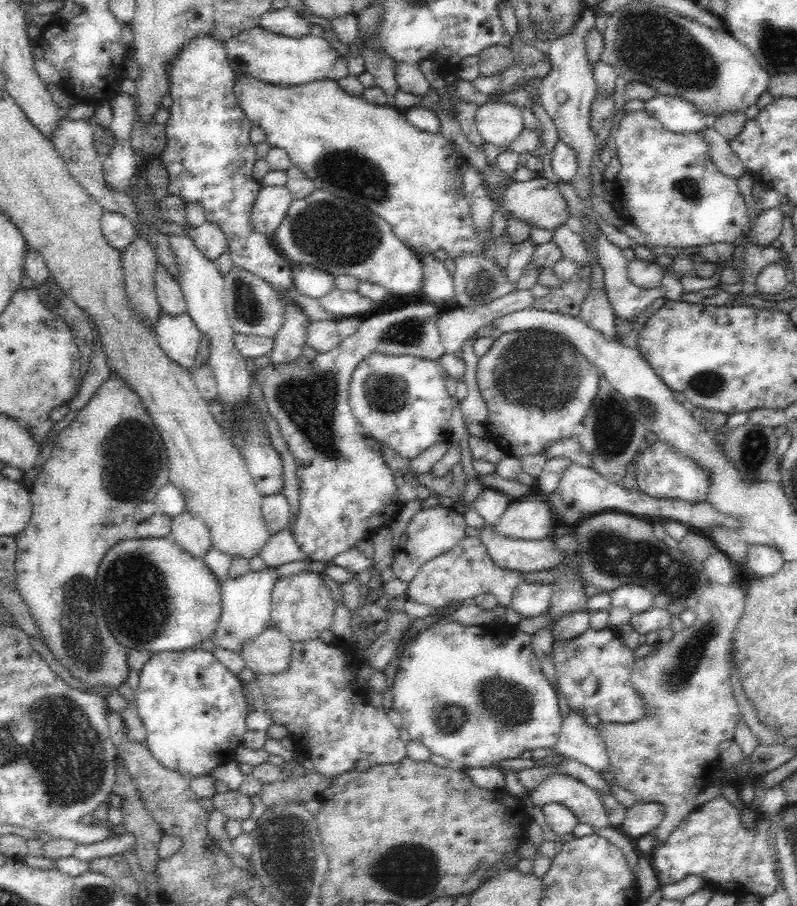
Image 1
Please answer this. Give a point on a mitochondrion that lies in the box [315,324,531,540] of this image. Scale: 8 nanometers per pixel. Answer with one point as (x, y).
(385, 393)

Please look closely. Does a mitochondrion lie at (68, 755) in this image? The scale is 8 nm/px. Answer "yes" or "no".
yes

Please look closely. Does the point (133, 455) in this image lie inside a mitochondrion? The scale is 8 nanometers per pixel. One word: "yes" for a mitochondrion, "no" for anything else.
yes

